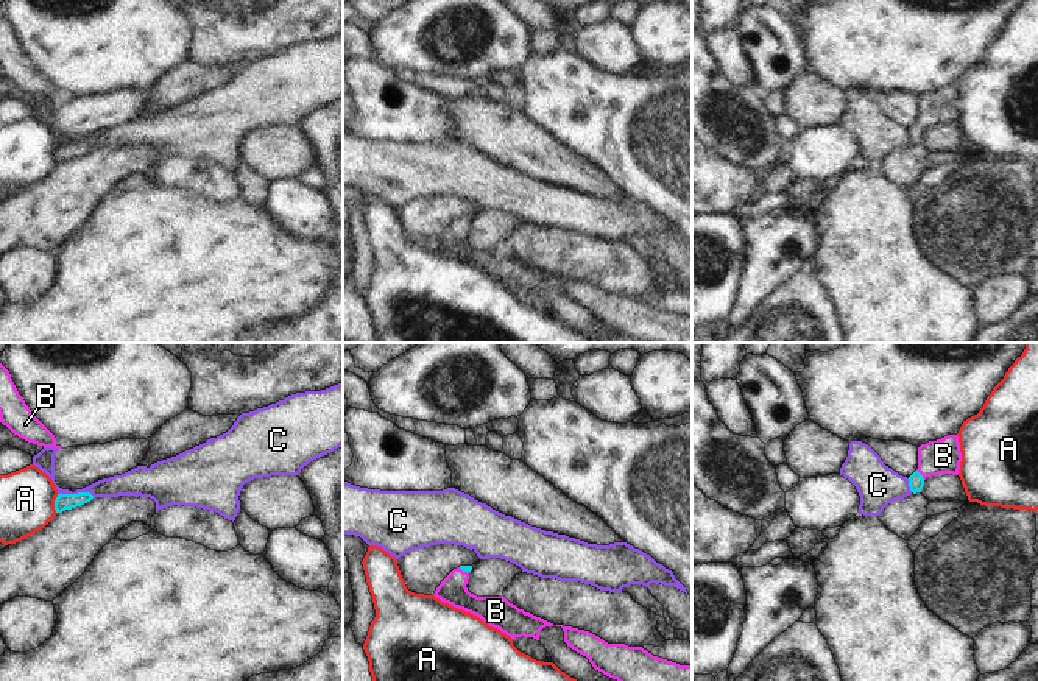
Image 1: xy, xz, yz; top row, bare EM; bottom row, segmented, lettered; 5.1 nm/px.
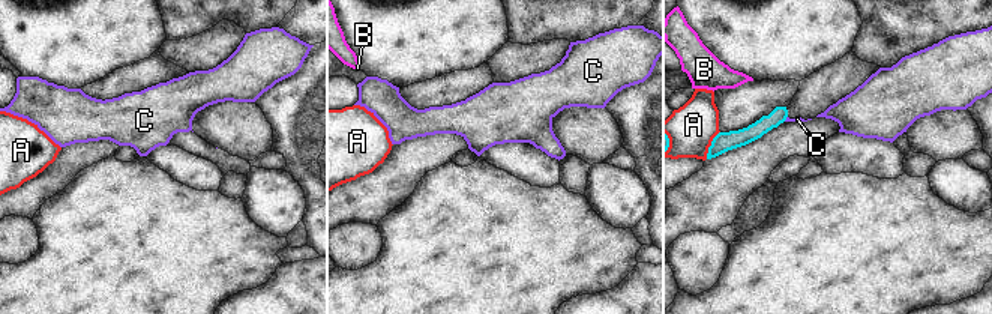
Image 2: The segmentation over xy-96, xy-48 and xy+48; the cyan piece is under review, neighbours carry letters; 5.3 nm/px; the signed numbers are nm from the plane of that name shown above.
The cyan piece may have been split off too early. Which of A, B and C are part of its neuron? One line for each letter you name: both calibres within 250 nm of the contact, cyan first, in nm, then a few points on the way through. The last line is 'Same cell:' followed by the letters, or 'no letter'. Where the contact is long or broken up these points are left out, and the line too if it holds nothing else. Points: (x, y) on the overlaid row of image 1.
B: Thickness 80 nm (cyan) against 180 nm. Path across: yz (915, 480), (920, 474), (937, 457), (943, 455)
Same cell: B.

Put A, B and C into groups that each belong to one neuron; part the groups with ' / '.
A / B / C

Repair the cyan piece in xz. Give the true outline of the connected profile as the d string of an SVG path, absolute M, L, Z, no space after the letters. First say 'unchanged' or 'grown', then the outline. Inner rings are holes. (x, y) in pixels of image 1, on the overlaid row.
grown | M472 566L454 569L436 587L435 597L454 608L480 617L489 626L500 630L511 639L533 637L539 640L539 633L553 623L536 617L502 597L477 597L466 587Z

